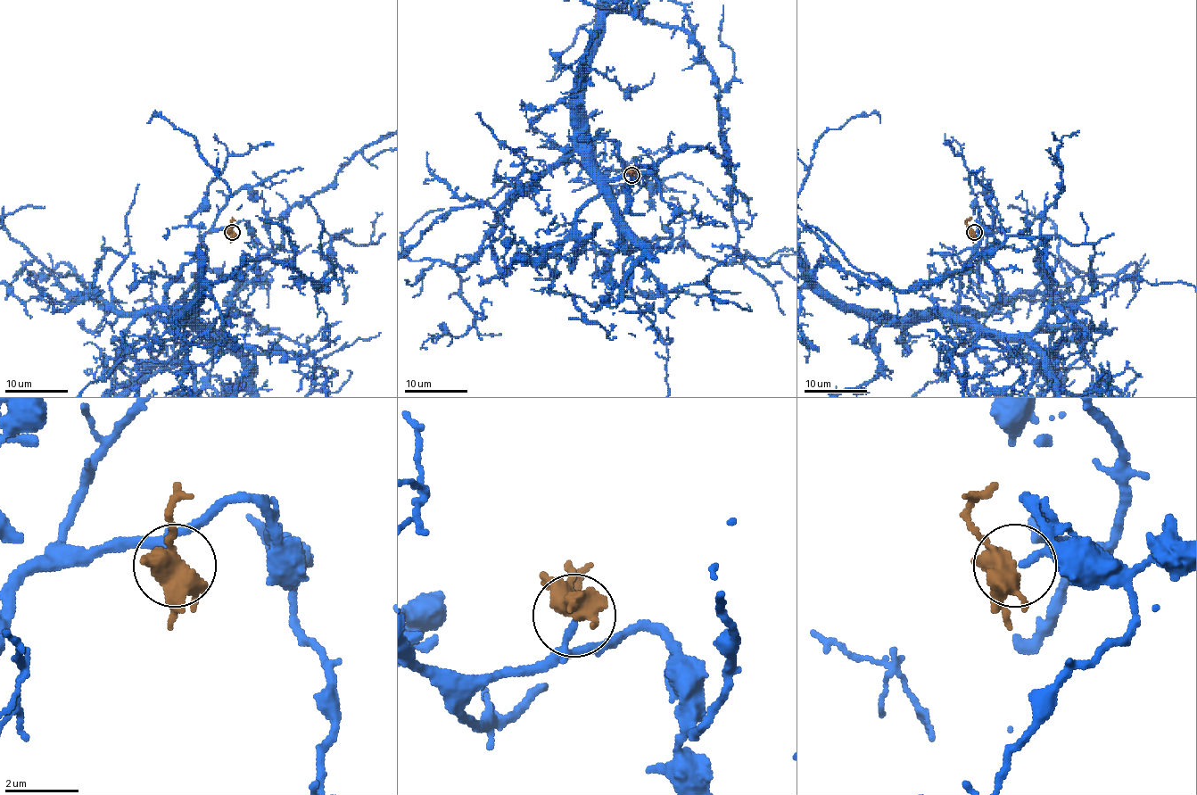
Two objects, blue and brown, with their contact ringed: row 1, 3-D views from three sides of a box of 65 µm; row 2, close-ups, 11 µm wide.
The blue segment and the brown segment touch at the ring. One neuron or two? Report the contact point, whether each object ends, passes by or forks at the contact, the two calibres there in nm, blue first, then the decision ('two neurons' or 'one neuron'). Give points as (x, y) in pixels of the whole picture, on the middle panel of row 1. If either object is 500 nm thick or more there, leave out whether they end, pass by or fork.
at (631, 175); blue passes by; brown forks there; 120 nm thick on the blue side, 440 nm on the other; one neuron

